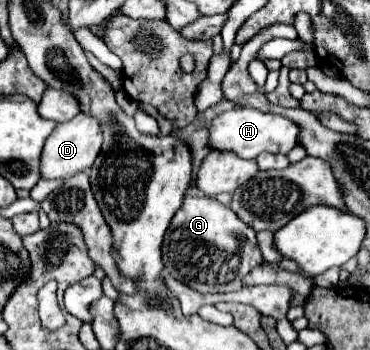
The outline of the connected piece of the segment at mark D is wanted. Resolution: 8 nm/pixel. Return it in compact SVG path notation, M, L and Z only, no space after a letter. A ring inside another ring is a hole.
M78 113L74 119L54 127L50 137L44 143L40 159L40 177L42 179L68 179L84 169L88 169L98 157L102 147L102 131L94 117Z

